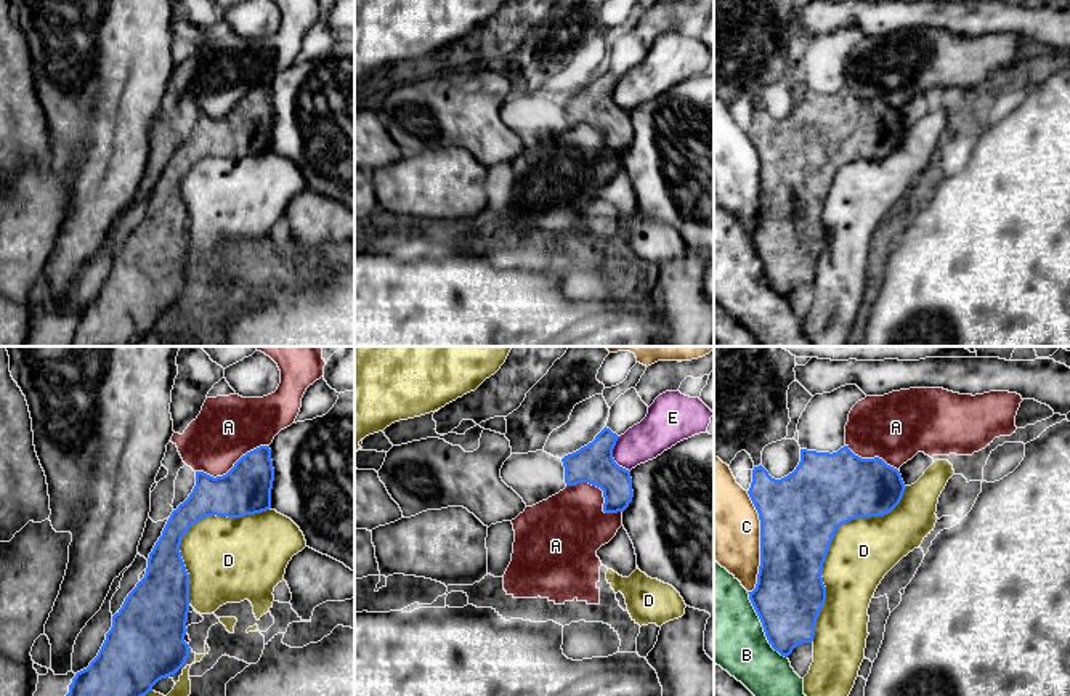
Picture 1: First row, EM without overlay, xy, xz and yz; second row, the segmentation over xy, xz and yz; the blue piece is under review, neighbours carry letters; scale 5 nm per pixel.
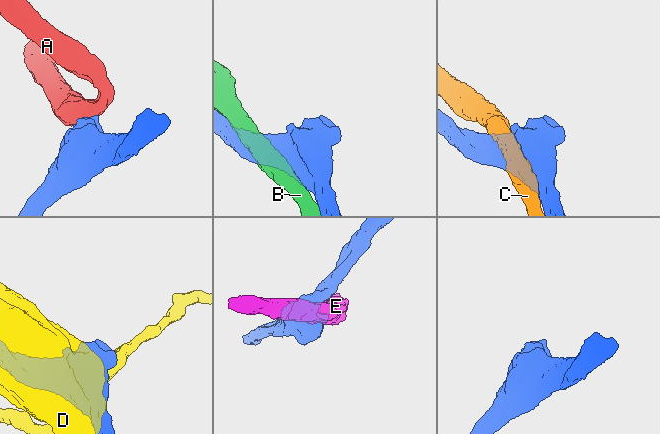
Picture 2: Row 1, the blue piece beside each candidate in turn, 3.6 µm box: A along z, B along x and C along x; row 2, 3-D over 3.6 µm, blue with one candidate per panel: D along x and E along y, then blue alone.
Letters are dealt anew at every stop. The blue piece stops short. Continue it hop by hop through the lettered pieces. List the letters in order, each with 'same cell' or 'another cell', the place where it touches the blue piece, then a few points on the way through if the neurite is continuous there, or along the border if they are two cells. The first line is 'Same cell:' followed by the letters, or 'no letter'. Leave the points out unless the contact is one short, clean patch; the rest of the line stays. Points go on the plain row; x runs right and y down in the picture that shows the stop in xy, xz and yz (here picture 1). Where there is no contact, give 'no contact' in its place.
Same cell: no letter
A: another cell; contact xy (233, 108); border xy (268, 85), (247, 92), (222, 116), (210, 117), (196, 113)
B: another cell; contact yz (762, 267)
C: another cell; contact yz (761, 183)
D: another cell; contact yz (828, 188)
E: another cell; contact xz (612, 97)

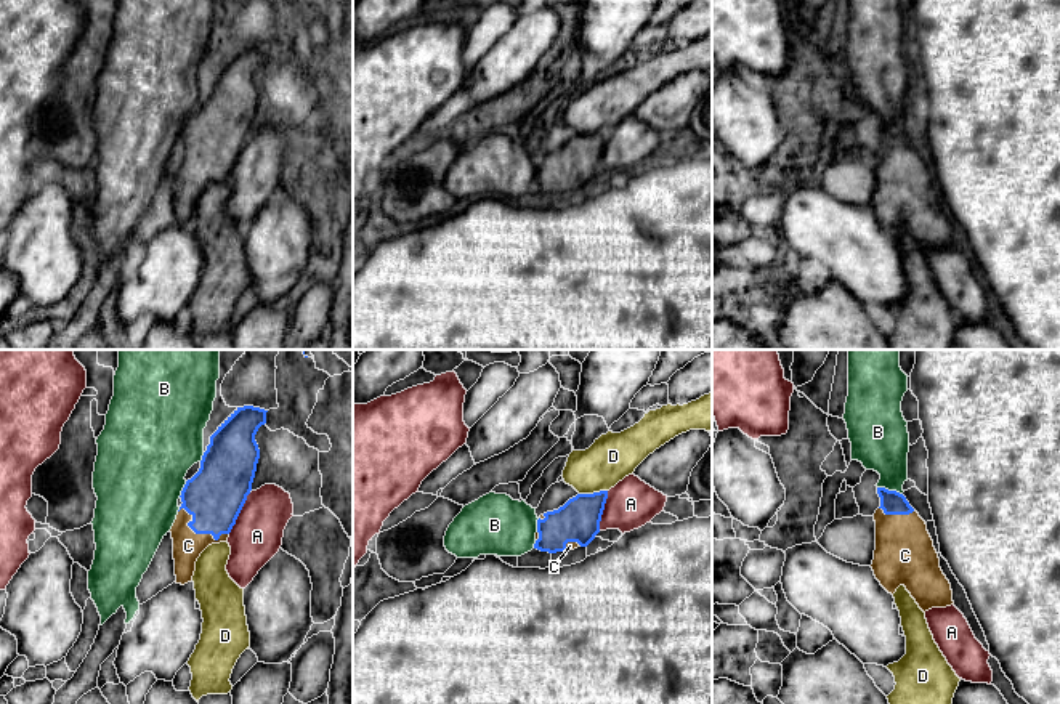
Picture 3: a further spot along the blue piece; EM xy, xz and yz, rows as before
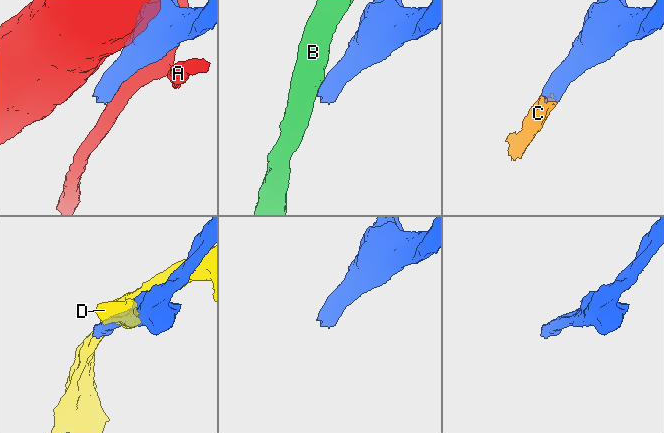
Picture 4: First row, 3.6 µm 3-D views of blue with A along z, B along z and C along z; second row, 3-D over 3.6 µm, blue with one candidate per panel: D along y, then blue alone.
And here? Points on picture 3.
Same cell: C
A: another cell; contact xy (239, 153)
B: another cell; contact yz (890, 132); border yz (877, 127), (895, 130), (902, 135)
C: same cell; contact xy (198, 173); way xy (215, 135), (198, 173), (188, 186)
D: another cell; contact xz (594, 133)

